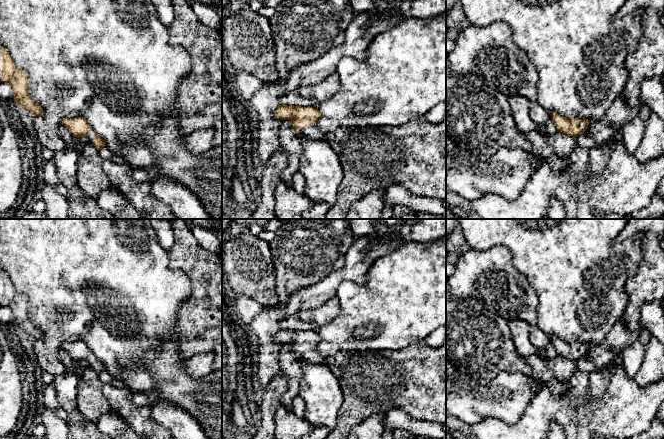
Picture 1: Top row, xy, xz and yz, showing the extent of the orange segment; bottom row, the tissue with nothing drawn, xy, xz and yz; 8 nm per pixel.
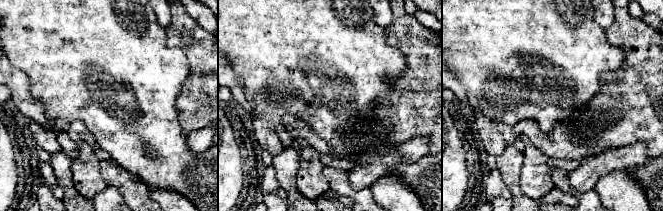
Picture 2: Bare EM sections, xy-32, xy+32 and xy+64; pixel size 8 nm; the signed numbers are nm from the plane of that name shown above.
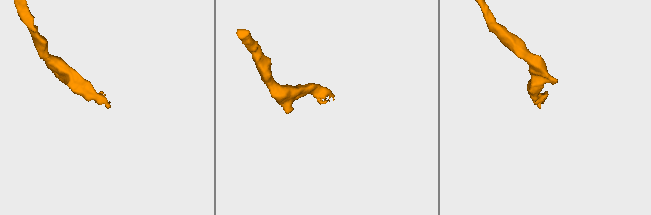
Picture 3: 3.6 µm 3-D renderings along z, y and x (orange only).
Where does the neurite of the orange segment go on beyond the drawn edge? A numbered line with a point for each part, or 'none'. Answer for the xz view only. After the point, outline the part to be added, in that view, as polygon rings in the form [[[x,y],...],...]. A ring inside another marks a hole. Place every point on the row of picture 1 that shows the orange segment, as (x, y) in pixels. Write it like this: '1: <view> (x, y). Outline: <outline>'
1: xz (413, 154). Outline: [[[446,116],[439,123],[427,123],[415,118],[399,126],[343,127],[324,134],[317,123],[298,129],[300,135],[319,141],[325,140],[339,157],[343,179],[338,187],[336,202],[331,205],[327,219],[345,219],[349,208],[360,198],[374,189],[388,189],[393,184],[400,184],[417,196],[446,200]]]

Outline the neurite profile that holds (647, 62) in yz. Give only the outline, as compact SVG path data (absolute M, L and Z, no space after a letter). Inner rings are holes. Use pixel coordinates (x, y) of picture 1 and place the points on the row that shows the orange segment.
M626 0L615 18L622 18L634 11L641 12L639 21L642 25L642 36L637 49L625 61L628 77L621 95L629 107L640 110L644 102L641 84L647 79L662 79L664 76L664 27L661 24L661 18L664 15L664 0Z

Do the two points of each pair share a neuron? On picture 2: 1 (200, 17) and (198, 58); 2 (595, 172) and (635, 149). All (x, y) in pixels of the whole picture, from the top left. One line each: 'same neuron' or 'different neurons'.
1: different neurons
2: same neuron

